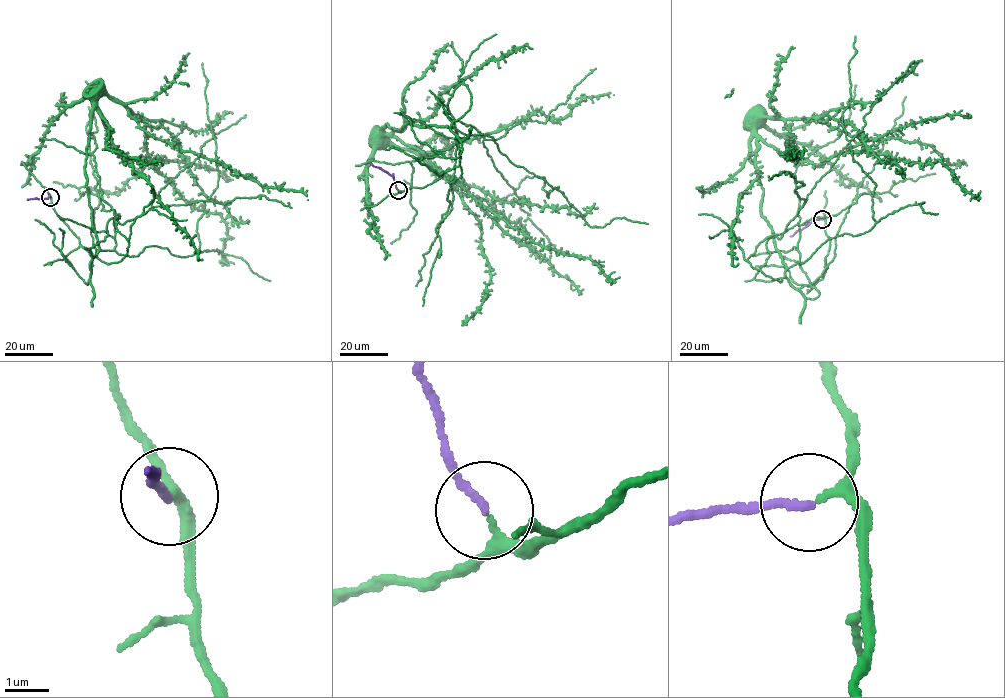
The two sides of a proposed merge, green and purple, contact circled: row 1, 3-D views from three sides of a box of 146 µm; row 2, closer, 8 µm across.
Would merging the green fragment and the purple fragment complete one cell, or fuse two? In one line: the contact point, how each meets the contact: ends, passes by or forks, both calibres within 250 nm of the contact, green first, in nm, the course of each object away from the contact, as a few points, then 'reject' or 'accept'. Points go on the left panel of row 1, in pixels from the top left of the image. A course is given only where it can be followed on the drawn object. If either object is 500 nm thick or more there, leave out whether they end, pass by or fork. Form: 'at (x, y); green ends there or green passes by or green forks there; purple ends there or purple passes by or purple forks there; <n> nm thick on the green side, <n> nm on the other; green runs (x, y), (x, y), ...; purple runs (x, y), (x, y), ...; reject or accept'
at (50, 197); green passes by; purple ends there; 170 nm thick on the green side, 180 nm on the other; green runs (50, 196), (90, 270), (96, 107), (123, 158), (219, 214), (222, 266); purple runs (50, 196), (27, 199); accept

